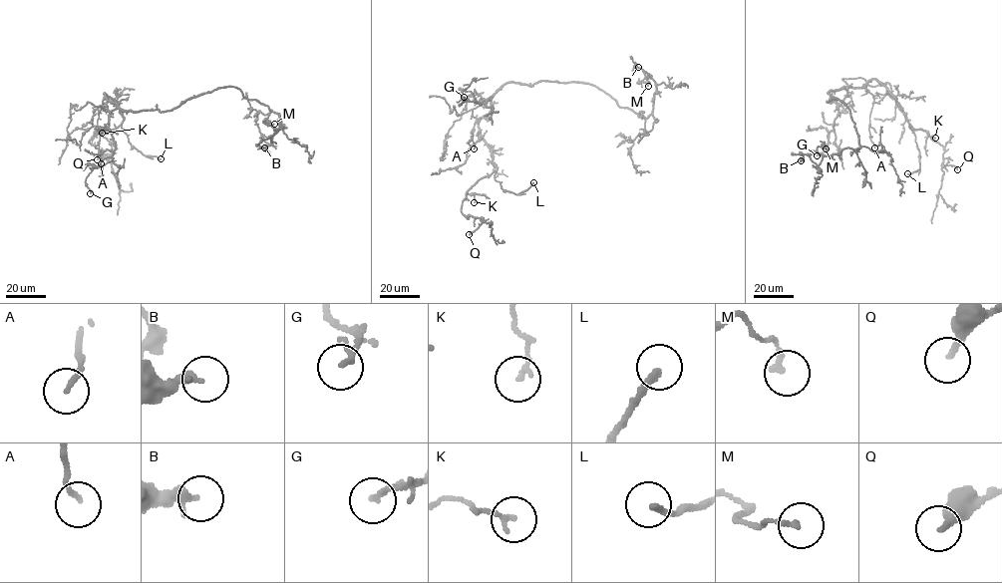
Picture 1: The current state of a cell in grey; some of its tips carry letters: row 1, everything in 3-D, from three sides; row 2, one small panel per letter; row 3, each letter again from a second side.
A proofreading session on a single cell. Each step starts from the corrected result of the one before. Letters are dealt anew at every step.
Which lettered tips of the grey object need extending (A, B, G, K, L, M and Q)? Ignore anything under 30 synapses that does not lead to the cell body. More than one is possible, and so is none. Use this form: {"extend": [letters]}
{"extend": []}

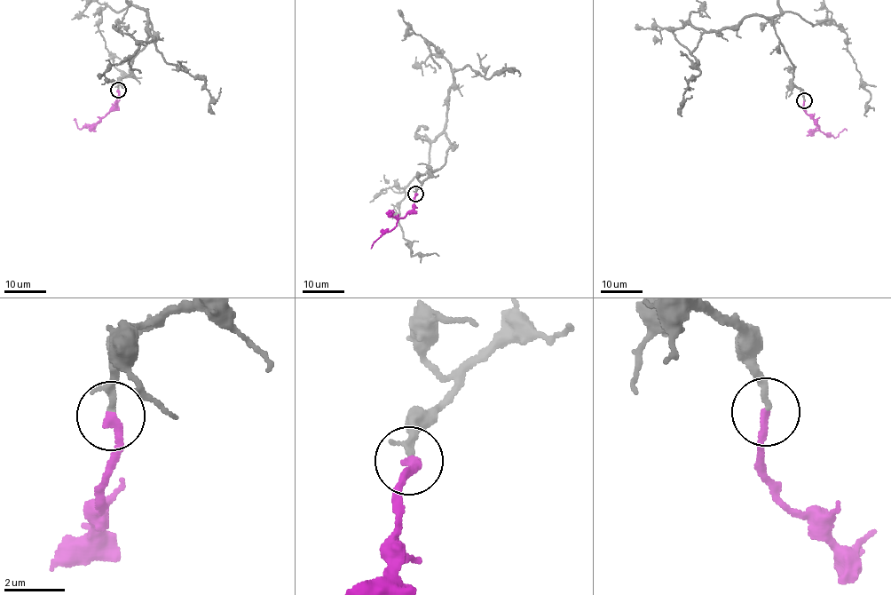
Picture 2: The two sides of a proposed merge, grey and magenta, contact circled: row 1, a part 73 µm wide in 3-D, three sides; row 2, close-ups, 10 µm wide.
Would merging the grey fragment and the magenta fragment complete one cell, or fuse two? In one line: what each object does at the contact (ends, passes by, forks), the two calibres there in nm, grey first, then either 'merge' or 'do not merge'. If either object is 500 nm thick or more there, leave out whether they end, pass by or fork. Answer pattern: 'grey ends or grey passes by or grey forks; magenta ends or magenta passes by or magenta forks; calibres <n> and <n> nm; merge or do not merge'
grey passes by; magenta ends; calibres 150 and 240 nm; merge

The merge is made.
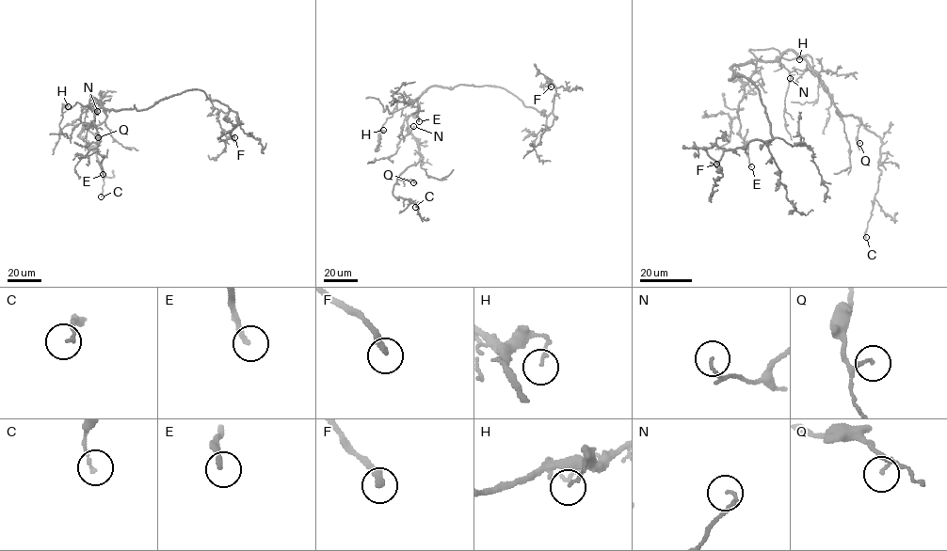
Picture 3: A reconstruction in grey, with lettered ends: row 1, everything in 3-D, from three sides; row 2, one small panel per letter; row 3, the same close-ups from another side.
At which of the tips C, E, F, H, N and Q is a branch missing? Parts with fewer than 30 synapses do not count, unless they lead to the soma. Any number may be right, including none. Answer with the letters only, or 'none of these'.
E, F

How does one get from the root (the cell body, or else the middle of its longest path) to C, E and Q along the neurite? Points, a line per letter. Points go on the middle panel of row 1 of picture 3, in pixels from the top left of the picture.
C: (431, 86), (407, 119), (422, 159), (401, 172), (393, 190), (394, 196), (415, 207)
E: (431, 86), (411, 103), (410, 101), (416, 101), (413, 106), (419, 109), (419, 121)
Q: (431, 86), (418, 99), (418, 109), (407, 119), (422, 159), (397, 179), (413, 182)

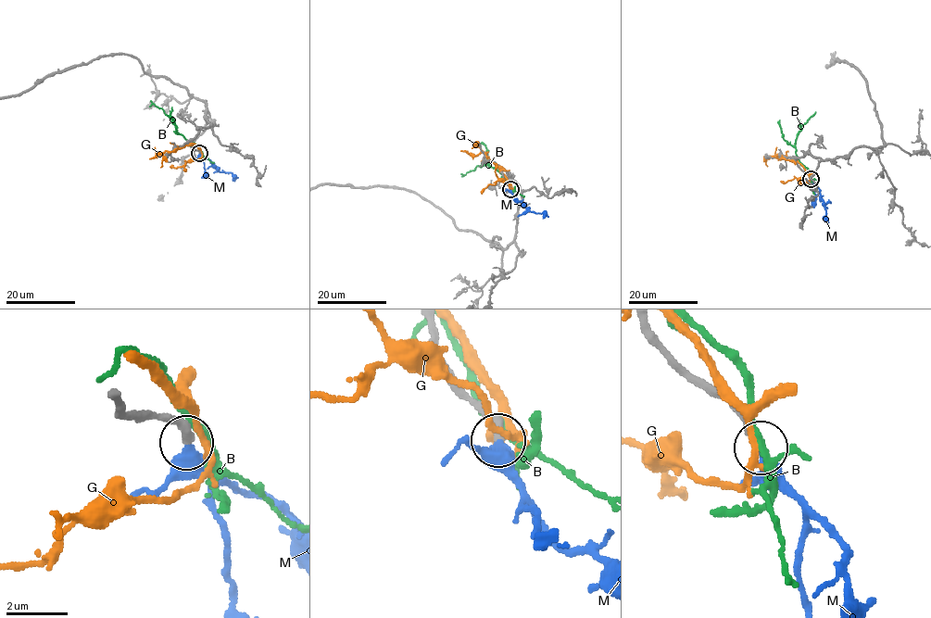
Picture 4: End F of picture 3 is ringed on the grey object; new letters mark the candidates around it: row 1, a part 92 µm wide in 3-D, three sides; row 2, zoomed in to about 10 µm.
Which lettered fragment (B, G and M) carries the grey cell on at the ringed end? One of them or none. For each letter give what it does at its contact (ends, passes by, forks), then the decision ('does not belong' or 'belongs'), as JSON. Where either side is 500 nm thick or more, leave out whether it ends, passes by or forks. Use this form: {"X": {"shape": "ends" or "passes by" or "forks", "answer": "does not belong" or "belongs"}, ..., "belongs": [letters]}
{"B": {"shape": "passes by", "answer": "does not belong"}, "G": {"shape": "forks", "answer": "does not belong"}, "M": {"shape": "ends", "answer": "belongs"}, "belongs": ["M"]}

